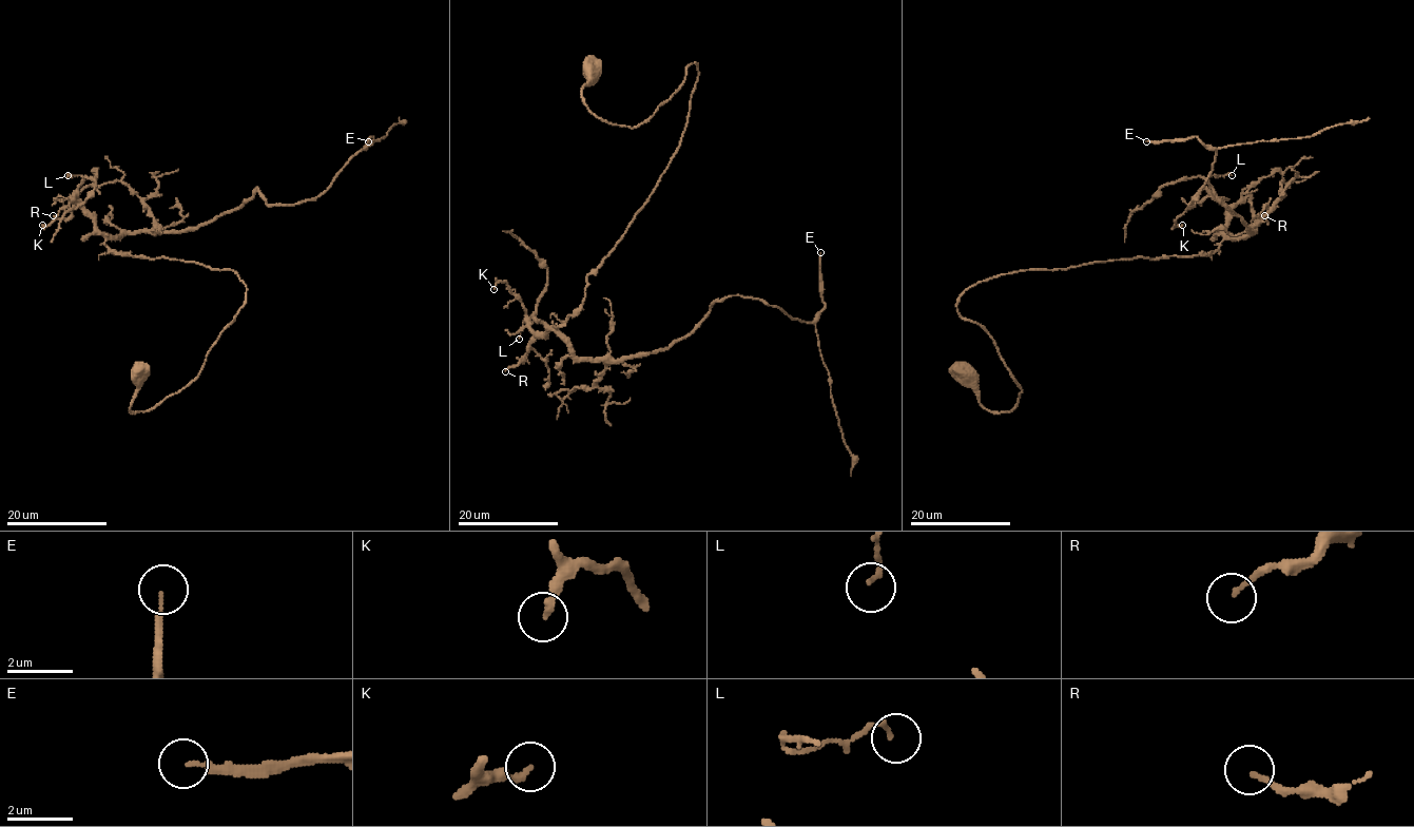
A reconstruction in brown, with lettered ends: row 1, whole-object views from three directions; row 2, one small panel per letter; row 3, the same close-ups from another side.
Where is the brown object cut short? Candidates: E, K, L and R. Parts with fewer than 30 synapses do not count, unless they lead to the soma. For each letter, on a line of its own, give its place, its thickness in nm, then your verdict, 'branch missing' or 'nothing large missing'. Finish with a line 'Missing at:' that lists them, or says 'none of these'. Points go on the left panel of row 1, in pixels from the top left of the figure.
E: at (368, 141); 160 nm thick; branch missing
K: at (42, 225); 190 nm thick; nothing large missing
L: at (68, 175); 140 nm thick; nothing large missing
R: at (53, 215); 150 nm thick; nothing large missing
Missing at: E

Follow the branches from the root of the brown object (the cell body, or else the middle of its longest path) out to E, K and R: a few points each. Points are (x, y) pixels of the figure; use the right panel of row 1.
E: (964, 370), (1018, 404), (956, 309), (979, 283), (1253, 233), (1188, 204), (1213, 149), (1146, 141)
K: (964, 370), (986, 408), (1018, 404), (966, 290), (1207, 254), (1225, 208), (1204, 196), (1182, 225)
R: (964, 370), (986, 408), (1018, 404), (994, 342), (956, 309), (979, 283), (1207, 254), (1238, 203), (1264, 215)

